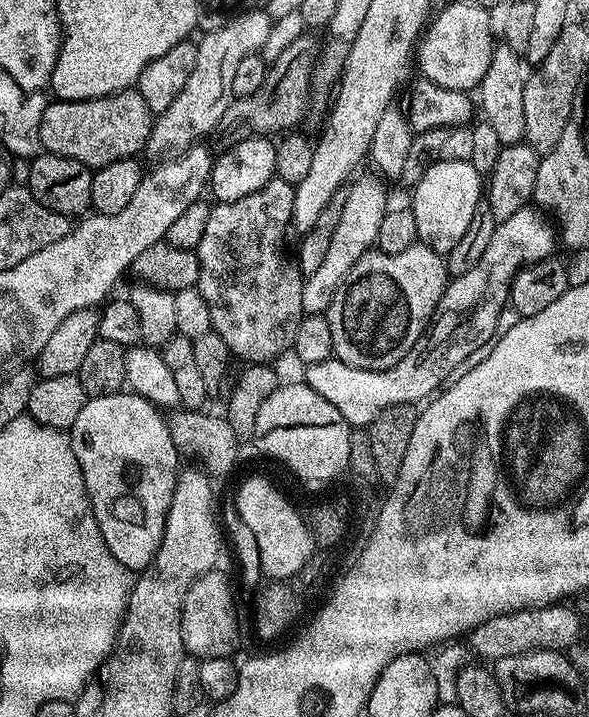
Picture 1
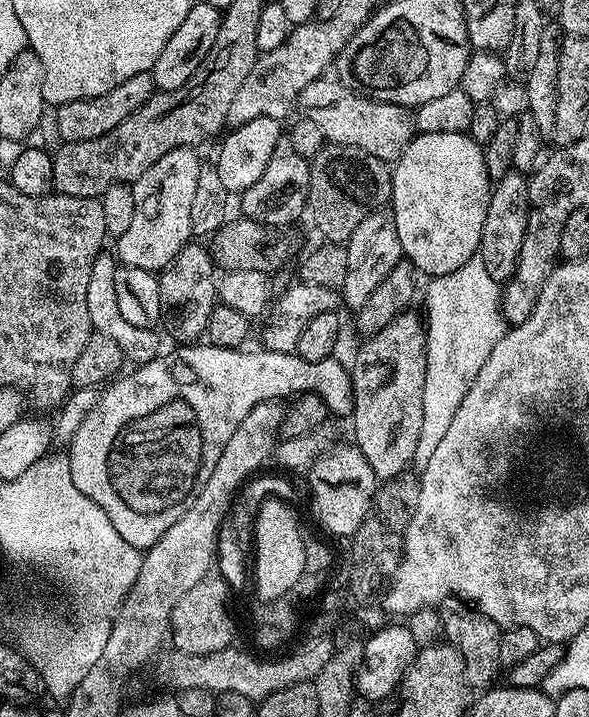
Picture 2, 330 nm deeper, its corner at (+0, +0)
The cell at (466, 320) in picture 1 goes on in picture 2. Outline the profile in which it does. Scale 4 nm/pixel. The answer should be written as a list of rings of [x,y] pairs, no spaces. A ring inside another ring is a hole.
[[[196,342],[191,346],[180,346],[176,356],[158,355],[150,362],[133,367],[131,369],[133,372],[129,376],[124,374],[113,379],[99,393],[96,405],[88,411],[82,426],[73,434],[66,448],[66,455],[70,462],[70,478],[74,482],[74,486],[78,486],[78,490],[82,490],[82,494],[86,494],[86,498],[90,498],[98,506],[102,506],[102,510],[106,510],[106,518],[110,518],[110,522],[114,522],[114,530],[118,530],[118,534],[122,534],[122,538],[126,538],[126,542],[130,542],[130,546],[141,550],[152,548],[154,542],[158,542],[158,538],[162,538],[162,534],[166,534],[166,530],[170,530],[170,526],[174,526],[174,522],[178,522],[178,518],[182,518],[182,514],[186,514],[186,510],[192,505],[194,498],[202,490],[202,486],[206,486],[210,474],[214,474],[214,466],[218,466],[218,458],[222,458],[222,450],[226,450],[226,442],[230,442],[230,438],[234,434],[234,430],[238,430],[242,418],[246,418],[246,414],[250,414],[250,410],[254,410],[254,406],[258,406],[263,400],[283,401],[284,396],[292,398],[297,394],[313,392],[324,399],[328,411],[333,417],[351,417],[352,374],[345,365],[343,368],[339,364],[339,359],[306,362],[295,352],[248,351],[239,348],[215,348],[214,345],[207,342]]]

